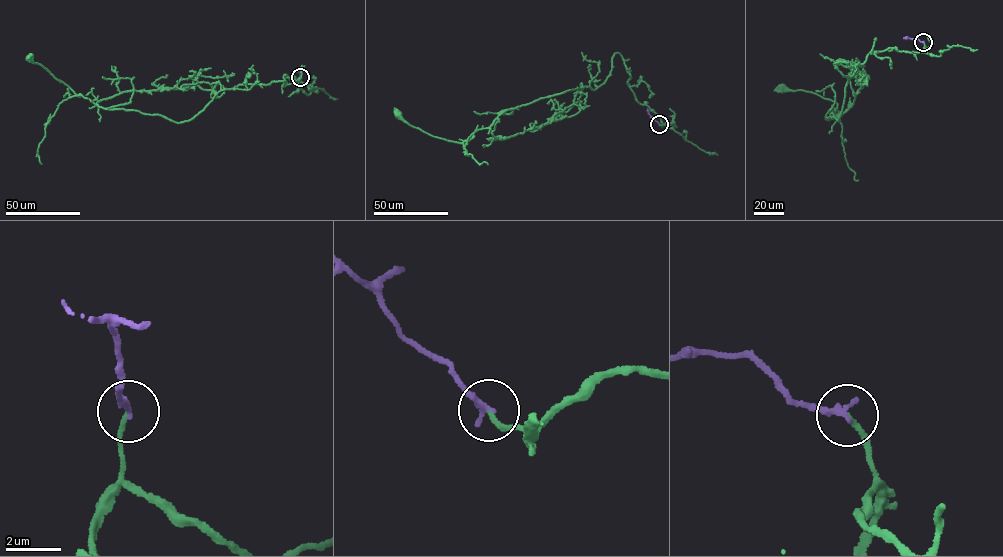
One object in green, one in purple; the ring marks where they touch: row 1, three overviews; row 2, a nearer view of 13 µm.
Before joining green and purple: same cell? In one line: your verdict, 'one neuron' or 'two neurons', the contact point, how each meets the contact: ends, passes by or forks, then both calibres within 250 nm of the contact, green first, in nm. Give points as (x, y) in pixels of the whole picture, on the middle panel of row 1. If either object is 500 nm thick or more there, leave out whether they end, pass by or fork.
one neuron | (659, 124) | green ends | purple ends | 160/240 nm

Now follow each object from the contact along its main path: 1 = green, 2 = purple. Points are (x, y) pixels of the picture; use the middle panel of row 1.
1: (659, 124), (615, 52), (594, 90), (507, 109), (464, 143), (399, 114)
2: (659, 124), (649, 114), (648, 108)

